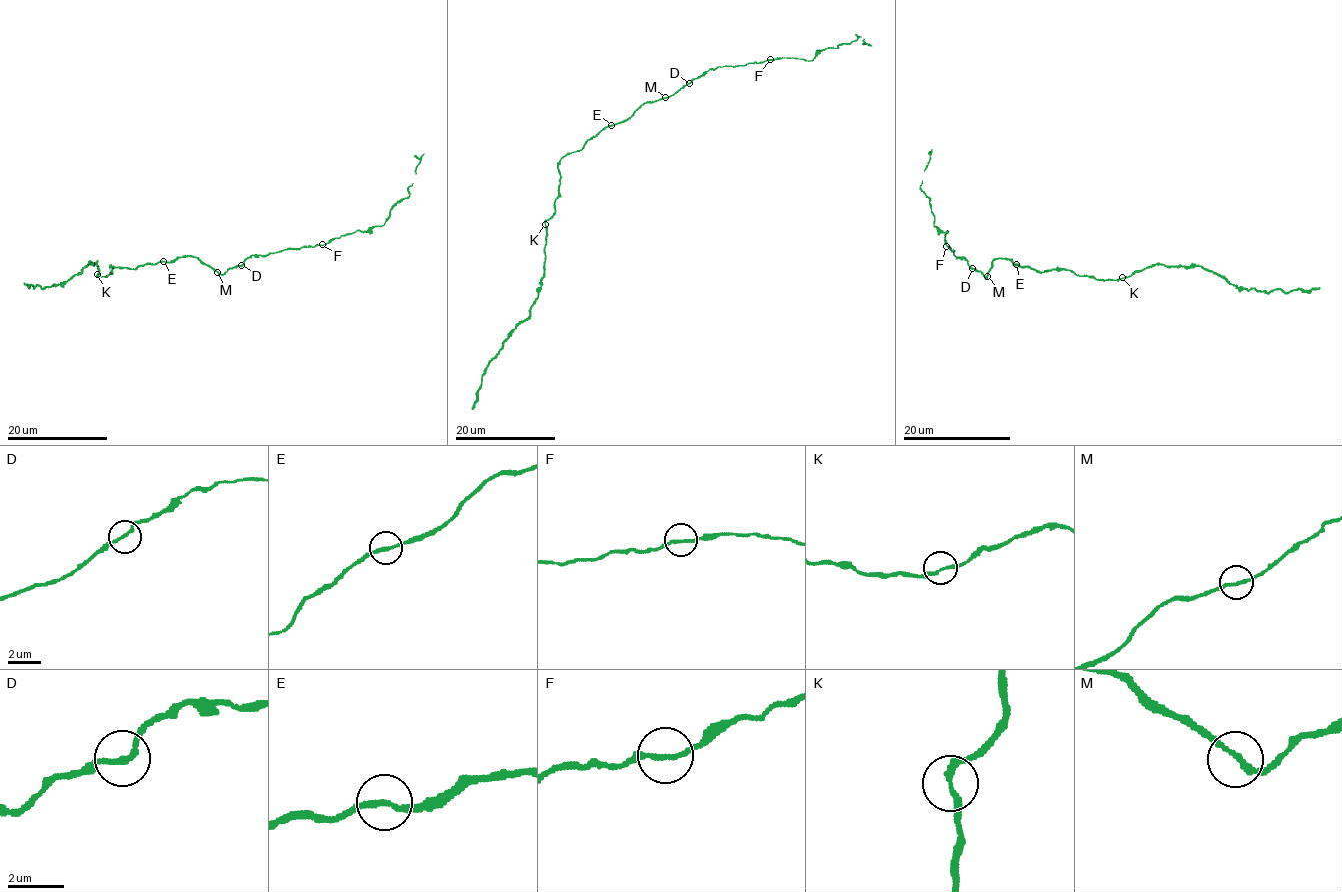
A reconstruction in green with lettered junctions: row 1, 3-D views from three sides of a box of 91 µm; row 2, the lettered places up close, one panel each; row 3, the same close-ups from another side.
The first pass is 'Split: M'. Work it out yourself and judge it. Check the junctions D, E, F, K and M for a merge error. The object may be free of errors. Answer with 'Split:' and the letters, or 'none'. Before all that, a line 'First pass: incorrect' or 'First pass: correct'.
First pass: incorrect
Split: none

